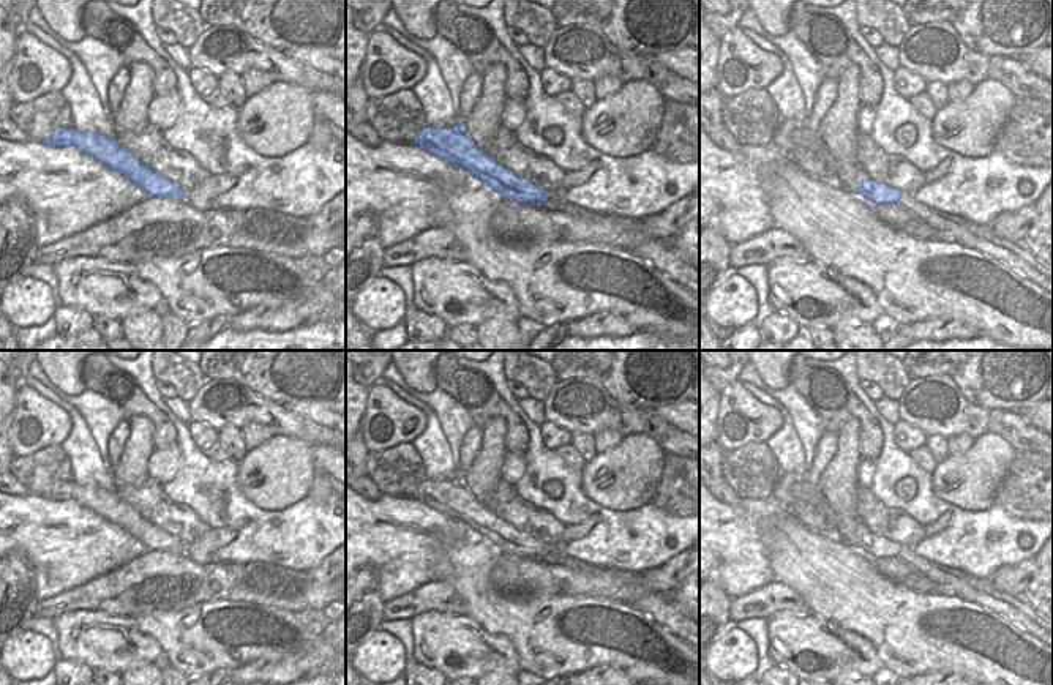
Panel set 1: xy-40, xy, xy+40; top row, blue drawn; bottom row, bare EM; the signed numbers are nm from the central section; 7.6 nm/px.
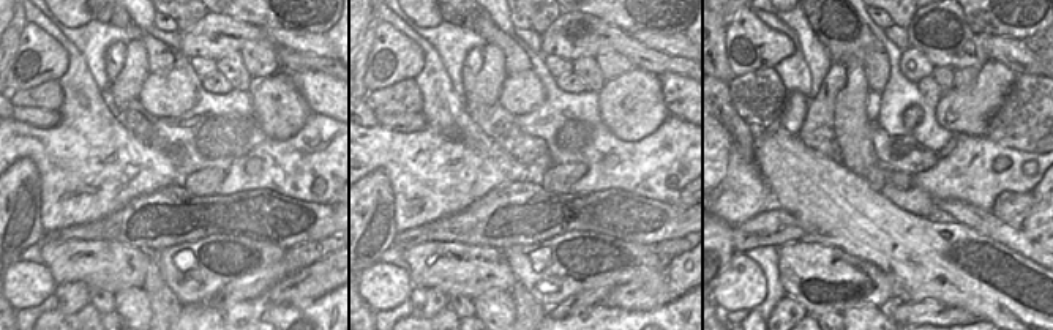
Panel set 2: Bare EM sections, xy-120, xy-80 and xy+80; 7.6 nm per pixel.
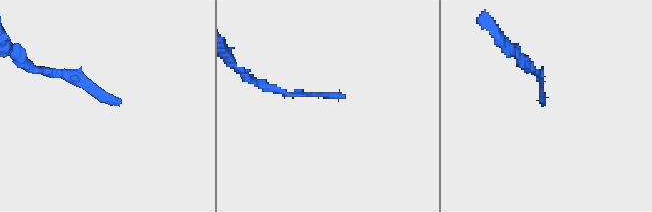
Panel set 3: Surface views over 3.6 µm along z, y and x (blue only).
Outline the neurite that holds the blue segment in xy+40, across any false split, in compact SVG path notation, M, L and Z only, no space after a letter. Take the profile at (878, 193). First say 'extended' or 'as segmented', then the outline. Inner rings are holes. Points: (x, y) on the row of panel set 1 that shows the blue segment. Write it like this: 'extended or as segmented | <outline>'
extended | M870 177L857 186L854 194L860 194L876 205L898 204L928 226L949 232L957 243L1001 260L1009 268L1053 294L1053 268L1042 264L1021 243L996 237L990 230L990 226L979 226L961 216L917 204L909 194L903 194L898 188L892 188Z

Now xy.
extended | M464 122L456 128L425 126L412 145L453 166L466 169L485 186L496 191L500 199L541 205L551 211L564 211L579 219L592 219L595 216L594 211L567 202L562 194L548 193L545 188L535 186L529 180L523 180L500 166L469 139L464 131Z

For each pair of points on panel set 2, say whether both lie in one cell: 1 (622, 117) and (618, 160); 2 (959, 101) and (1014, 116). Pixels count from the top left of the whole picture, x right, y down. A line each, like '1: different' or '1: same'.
1: different
2: different

